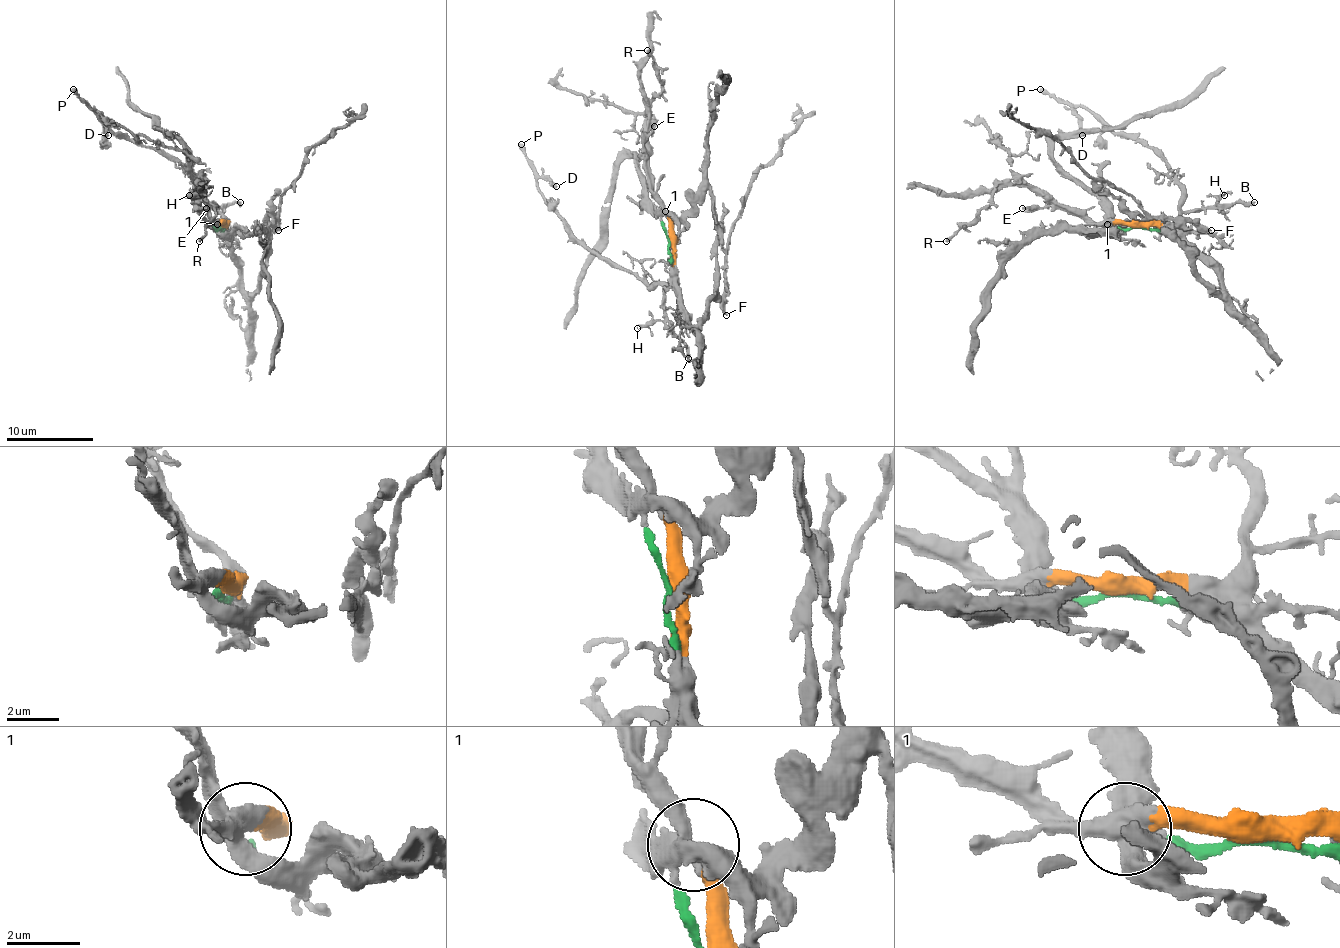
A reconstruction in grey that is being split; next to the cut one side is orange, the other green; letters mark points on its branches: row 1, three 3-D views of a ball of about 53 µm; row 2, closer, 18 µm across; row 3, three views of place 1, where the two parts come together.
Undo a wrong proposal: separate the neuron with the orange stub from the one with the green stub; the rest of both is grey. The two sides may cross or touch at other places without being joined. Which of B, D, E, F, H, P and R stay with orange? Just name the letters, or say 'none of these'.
B, D, E, H, P, R

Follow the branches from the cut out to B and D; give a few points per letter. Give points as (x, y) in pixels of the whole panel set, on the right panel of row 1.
B: (1137, 224), (1174, 222), (1183, 213), (1229, 209), (1242, 202), (1255, 202)
D: (1137, 224), (1174, 220), (1181, 183), (1148, 146), (1115, 135), (1096, 115), (1076, 106), (1083, 135)

